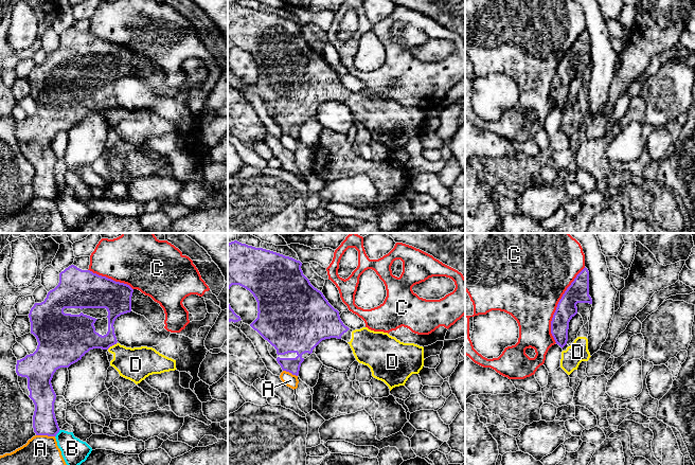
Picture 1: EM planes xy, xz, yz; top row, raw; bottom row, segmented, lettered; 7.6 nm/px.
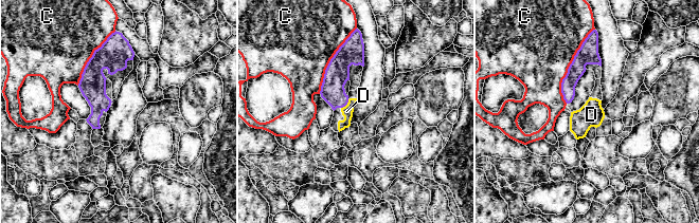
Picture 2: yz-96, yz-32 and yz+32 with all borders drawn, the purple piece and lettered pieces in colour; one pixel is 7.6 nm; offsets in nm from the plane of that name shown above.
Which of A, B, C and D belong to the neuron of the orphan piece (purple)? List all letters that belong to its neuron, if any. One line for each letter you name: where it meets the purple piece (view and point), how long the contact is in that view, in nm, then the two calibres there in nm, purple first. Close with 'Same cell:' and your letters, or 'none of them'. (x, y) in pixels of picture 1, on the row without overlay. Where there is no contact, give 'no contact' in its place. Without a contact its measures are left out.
D: contact xy (111, 108); length 90 nm; calibres 240 and 240 nm
Same cell: D

